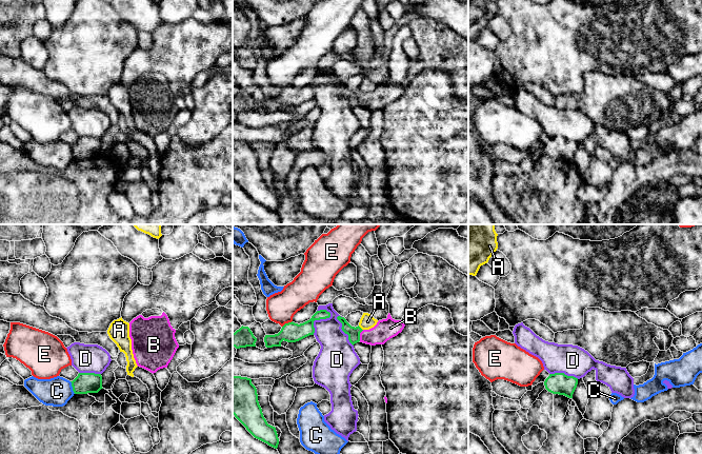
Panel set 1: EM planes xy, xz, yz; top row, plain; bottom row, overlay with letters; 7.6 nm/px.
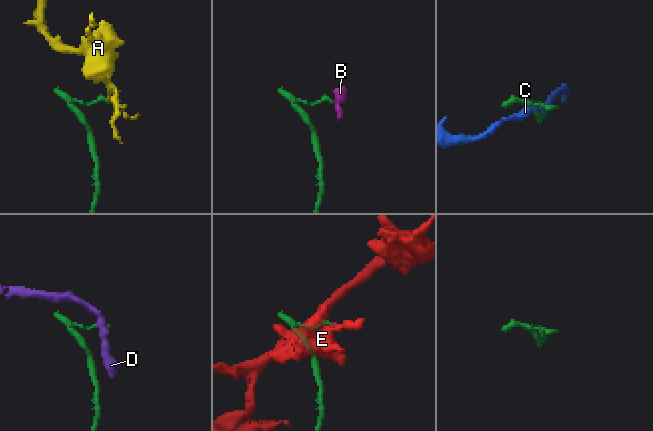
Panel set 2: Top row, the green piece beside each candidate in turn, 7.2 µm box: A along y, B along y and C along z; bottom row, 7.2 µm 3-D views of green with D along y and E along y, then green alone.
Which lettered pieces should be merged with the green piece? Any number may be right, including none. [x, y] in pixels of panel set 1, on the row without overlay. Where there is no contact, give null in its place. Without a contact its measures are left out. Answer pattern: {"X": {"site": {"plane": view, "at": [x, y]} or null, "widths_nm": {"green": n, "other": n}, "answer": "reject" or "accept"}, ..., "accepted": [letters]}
{"A": {"site": {"plane": "xz", "at": [360, 92]}, "widths_nm": {"green": 100, "other": 110}, "answer": "reject"}, "B": {"site": {"plane": "xz", "at": [359, 99]}, "widths_nm": {"green": 100, "other": 160}, "answer": "accept"}, "C": {"site": {"plane": "xy", "at": [73, 152]}, "widths_nm": {"green": 160, "other": 220}, "answer": "reject"}, "D": {"site": {"plane": "xz", "at": [319, 83]}, "widths_nm": {"green": 150, "other": 220}, "answer": "reject"}, "E": {"site": {"plane": "xz", "at": [286, 87]}, "widths_nm": {"green": 150, "other": 240}, "answer": "reject"}, "accepted": ["B"]}

